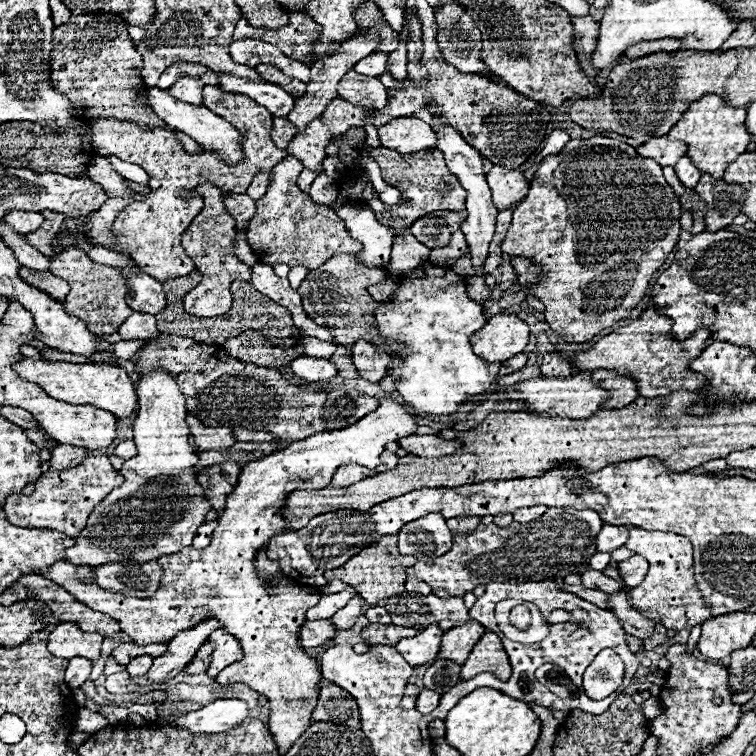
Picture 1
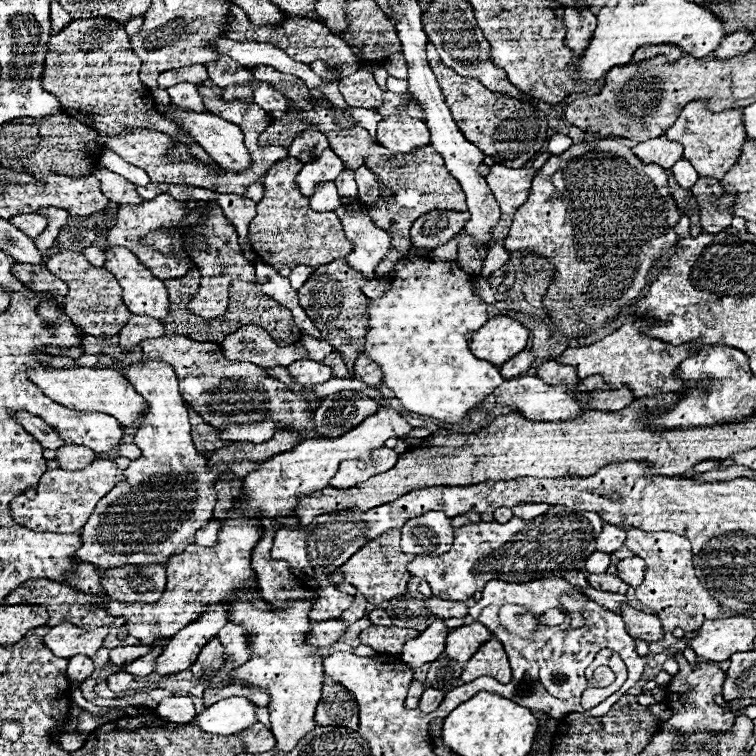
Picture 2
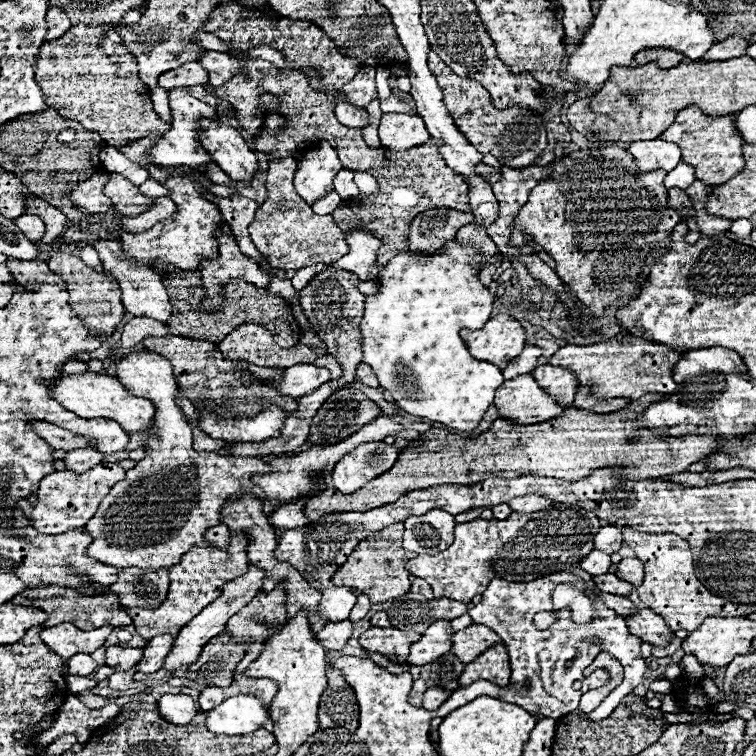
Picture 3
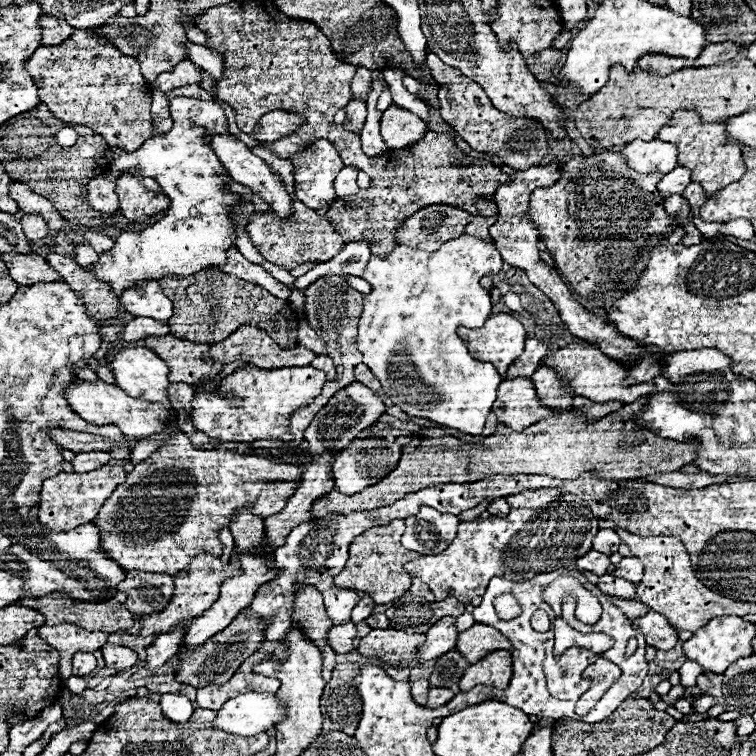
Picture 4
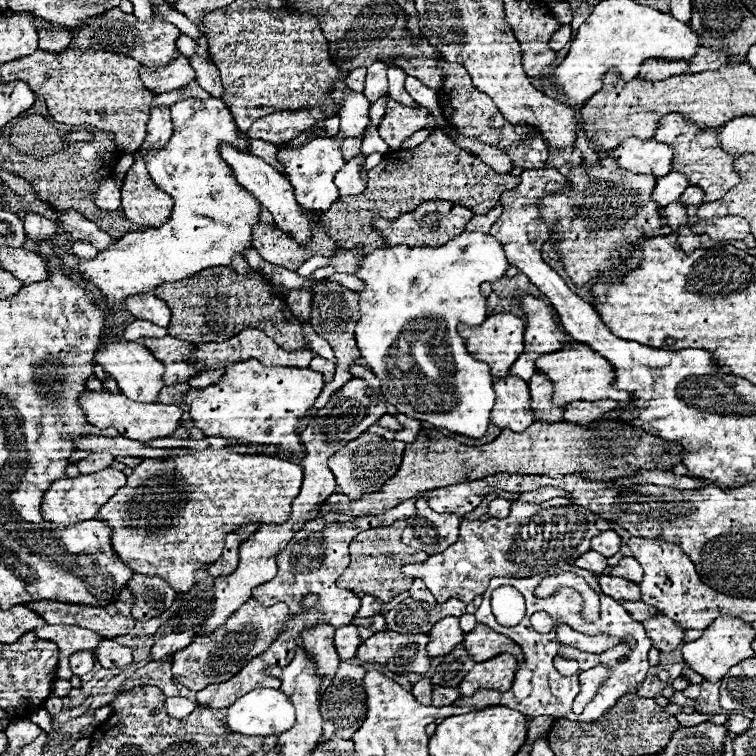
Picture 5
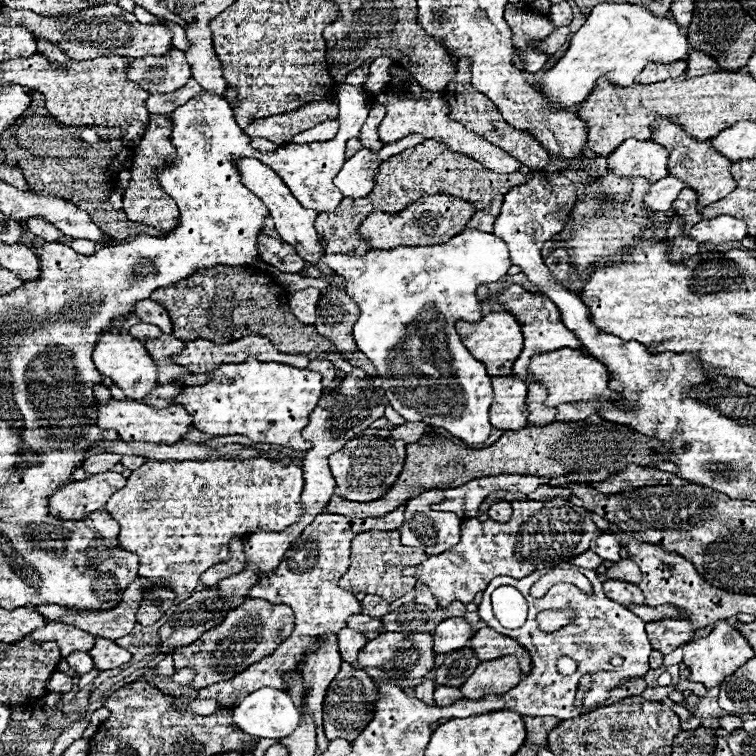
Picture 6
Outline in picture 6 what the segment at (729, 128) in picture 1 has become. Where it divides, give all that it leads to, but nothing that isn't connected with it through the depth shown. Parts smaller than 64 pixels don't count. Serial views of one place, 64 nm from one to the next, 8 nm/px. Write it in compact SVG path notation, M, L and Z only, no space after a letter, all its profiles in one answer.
M660 118L656 122L652 122L652 142L666 146L670 152L670 160L668 160L668 172L676 178L680 178L684 182L686 188L692 188L698 194L698 210L726 198L726 194L730 194L730 190L734 190L734 178L730 174L730 160L720 156L718 152L712 150L710 142L700 142L690 138L678 124L670 122L668 118Z

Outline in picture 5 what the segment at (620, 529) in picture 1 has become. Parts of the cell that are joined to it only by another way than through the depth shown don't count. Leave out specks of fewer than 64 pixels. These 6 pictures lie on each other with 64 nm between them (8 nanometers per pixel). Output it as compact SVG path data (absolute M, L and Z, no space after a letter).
M604 530L592 540L592 550L600 552L604 558L612 558L620 550L620 536L614 530Z

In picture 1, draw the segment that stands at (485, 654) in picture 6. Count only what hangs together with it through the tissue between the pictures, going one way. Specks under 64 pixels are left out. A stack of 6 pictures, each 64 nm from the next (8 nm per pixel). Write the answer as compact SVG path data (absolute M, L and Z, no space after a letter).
M474 620L468 624L462 624L462 626L454 626L448 632L444 632L444 636L442 636L440 656L450 658L462 666L462 662L466 662L470 650L478 644L478 640L484 634L486 634L486 628Z

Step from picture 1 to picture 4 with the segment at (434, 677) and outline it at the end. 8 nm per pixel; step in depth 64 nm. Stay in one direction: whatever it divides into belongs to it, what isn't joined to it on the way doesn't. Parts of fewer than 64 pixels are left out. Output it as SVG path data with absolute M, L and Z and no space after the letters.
M450 650L450 652L446 652L444 656L438 658L438 662L434 666L434 672L430 676L430 684L434 686L434 674L436 674L438 680L442 682L442 686L452 688L454 692L458 692L456 684L460 682L462 674L466 672L468 666L470 666L470 662L458 650Z

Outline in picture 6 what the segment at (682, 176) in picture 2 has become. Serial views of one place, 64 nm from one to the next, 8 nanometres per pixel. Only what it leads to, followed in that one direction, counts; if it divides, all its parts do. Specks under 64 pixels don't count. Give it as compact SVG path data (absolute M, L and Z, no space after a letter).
M666 176L658 182L652 184L652 188L646 192L644 196L644 206L652 212L652 214L658 214L658 212L668 212L676 194L680 194L682 190L682 182L674 176Z

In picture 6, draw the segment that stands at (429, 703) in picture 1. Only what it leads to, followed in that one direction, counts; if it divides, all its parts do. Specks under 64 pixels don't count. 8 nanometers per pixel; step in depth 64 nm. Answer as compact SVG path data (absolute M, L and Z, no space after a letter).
M438 686L436 692L434 692L434 698L436 698L436 704L438 706L448 706L448 704L454 704L458 700L462 700L462 692L460 688L452 688L452 686Z

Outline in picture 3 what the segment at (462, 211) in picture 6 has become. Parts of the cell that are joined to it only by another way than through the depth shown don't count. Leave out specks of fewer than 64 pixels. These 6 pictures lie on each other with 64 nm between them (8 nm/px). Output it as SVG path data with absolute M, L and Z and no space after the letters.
M432 208L426 210L422 214L418 214L410 226L408 226L408 248L412 250L422 250L422 252L436 252L444 246L444 242L448 242L450 238L456 238L458 230L466 224L470 224L474 220L472 214L466 212L458 212L452 208Z

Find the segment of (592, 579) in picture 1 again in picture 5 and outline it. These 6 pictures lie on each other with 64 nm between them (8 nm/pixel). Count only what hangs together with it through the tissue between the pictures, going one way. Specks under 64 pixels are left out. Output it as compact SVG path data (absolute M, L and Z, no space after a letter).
M600 576L600 588L606 596L618 600L618 602L626 602L626 600L640 600L640 590L638 584L628 582L624 578L616 578L616 576Z

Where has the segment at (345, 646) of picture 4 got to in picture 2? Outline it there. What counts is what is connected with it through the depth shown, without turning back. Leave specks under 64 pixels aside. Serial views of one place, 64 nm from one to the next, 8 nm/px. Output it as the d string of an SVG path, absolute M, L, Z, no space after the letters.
M322 620L322 622L312 622L312 630L308 634L308 642L312 646L320 648L330 648L340 642L340 638L346 634L348 626L342 620Z

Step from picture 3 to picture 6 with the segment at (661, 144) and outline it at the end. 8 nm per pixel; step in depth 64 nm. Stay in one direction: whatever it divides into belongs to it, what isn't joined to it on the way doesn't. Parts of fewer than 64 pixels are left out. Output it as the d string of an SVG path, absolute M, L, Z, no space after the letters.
M628 138L608 156L608 170L624 178L646 178L658 182L668 176L668 150L654 142Z

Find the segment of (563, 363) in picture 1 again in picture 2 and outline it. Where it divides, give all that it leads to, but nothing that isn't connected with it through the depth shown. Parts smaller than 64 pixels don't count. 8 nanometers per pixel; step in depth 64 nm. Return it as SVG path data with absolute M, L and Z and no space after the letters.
M548 360L548 362L544 362L542 366L538 366L538 368L536 368L536 376L542 378L542 380L544 380L546 384L550 384L550 386L564 382L564 384L570 388L570 392L574 390L574 384L580 380L580 378L576 376L576 370L574 370L572 366L558 364L556 360Z

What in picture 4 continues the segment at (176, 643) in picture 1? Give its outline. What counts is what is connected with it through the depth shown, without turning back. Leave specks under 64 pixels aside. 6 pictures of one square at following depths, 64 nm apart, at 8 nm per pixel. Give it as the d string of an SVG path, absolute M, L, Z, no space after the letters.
M240 552L240 566L242 566L242 574L240 576L232 576L232 578L226 578L226 582L220 584L220 596L218 600L214 602L214 606L210 606L210 610L206 610L202 614L202 618L196 618L192 622L192 626L188 628L188 634L184 638L184 644L180 648L180 652L188 650L188 648L196 648L196 646L202 646L202 642L206 642L208 638L212 638L214 634L218 634L220 630L224 630L232 618L246 606L250 606L256 590L260 588L260 584L266 584L270 582L274 576L276 576L276 568L274 568L274 562L262 554L250 554L250 552Z

